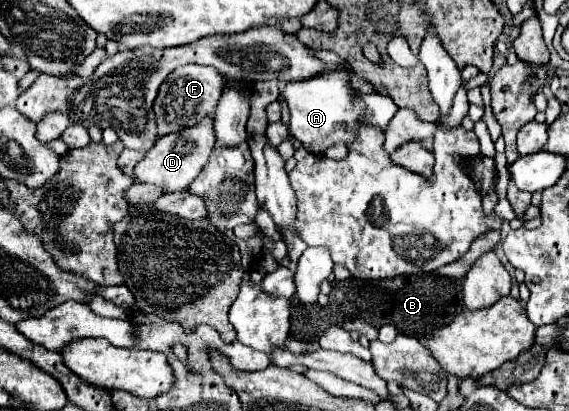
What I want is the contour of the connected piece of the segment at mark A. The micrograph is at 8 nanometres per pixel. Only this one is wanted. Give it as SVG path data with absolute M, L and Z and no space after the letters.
M346 66L328 68L312 78L288 82L280 90L280 98L290 108L290 132L302 146L312 154L324 154L334 144L354 144L362 124L374 126L380 132L386 132L390 120L398 112L398 106L390 96L380 92L360 92L352 86L352 70Z

